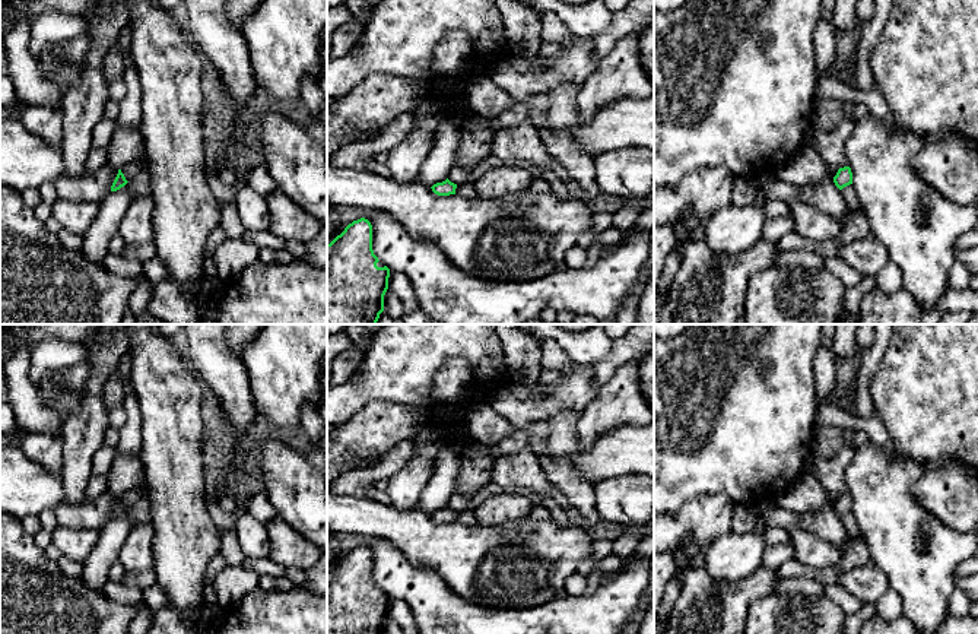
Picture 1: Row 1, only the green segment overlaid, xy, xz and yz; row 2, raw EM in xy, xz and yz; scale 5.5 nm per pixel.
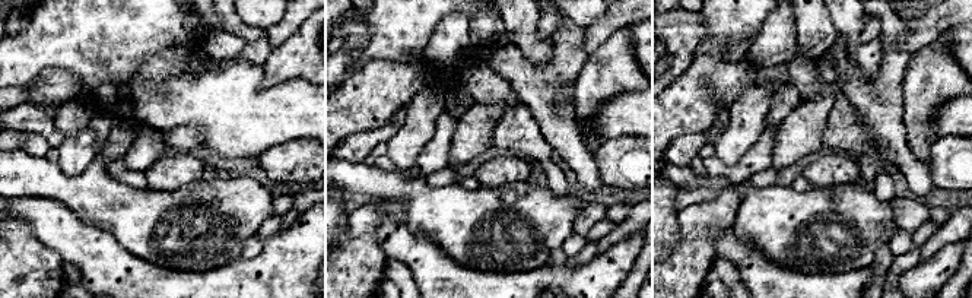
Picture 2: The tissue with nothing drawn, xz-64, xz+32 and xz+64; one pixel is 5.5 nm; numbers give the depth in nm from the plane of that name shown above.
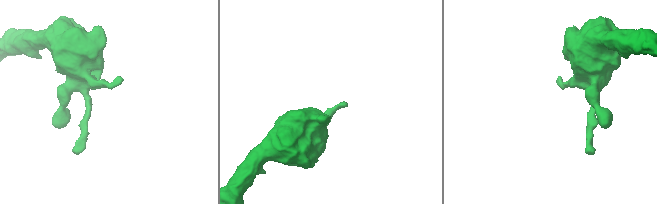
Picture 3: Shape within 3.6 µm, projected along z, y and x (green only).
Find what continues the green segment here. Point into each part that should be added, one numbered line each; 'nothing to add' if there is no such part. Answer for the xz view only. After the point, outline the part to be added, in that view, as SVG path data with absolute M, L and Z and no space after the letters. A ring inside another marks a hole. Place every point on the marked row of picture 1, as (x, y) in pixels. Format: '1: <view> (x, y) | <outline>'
nothing to add

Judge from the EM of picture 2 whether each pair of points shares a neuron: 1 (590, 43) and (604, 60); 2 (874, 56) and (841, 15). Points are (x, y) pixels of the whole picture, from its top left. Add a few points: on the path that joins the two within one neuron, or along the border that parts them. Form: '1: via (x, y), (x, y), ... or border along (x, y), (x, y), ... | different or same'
1: border along (623, 28), (619, 28), (590, 53) | different
2: via (863, 51), (853, 40), (851, 27) | same

